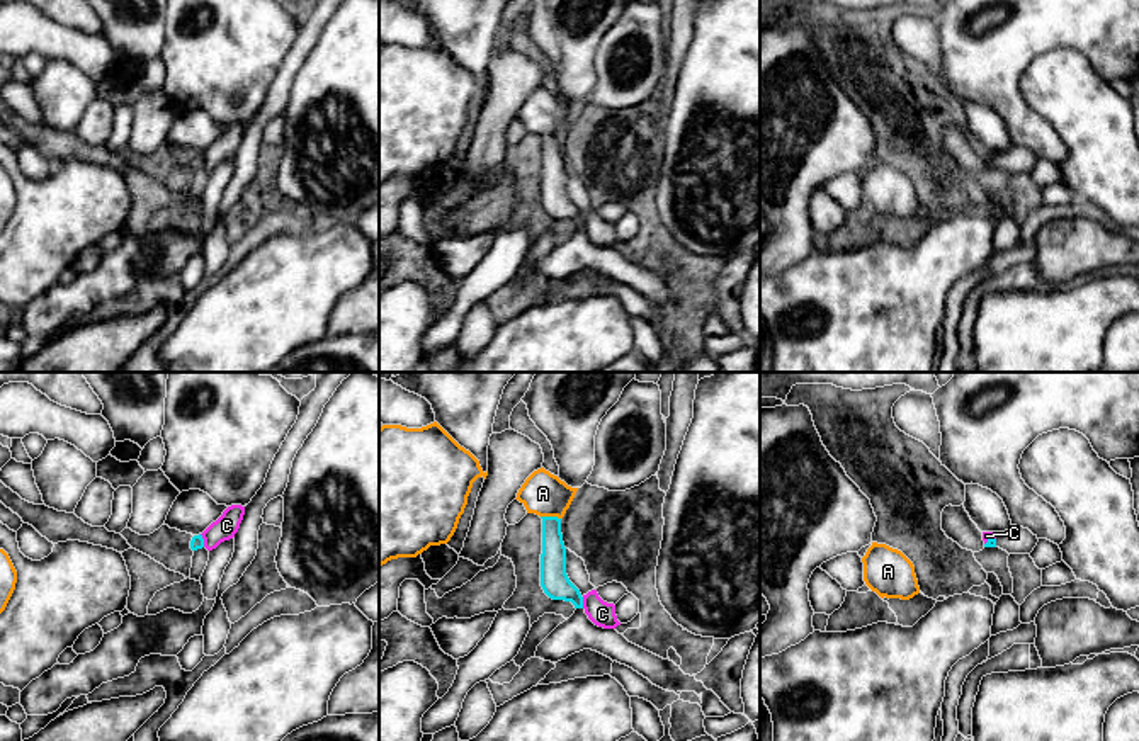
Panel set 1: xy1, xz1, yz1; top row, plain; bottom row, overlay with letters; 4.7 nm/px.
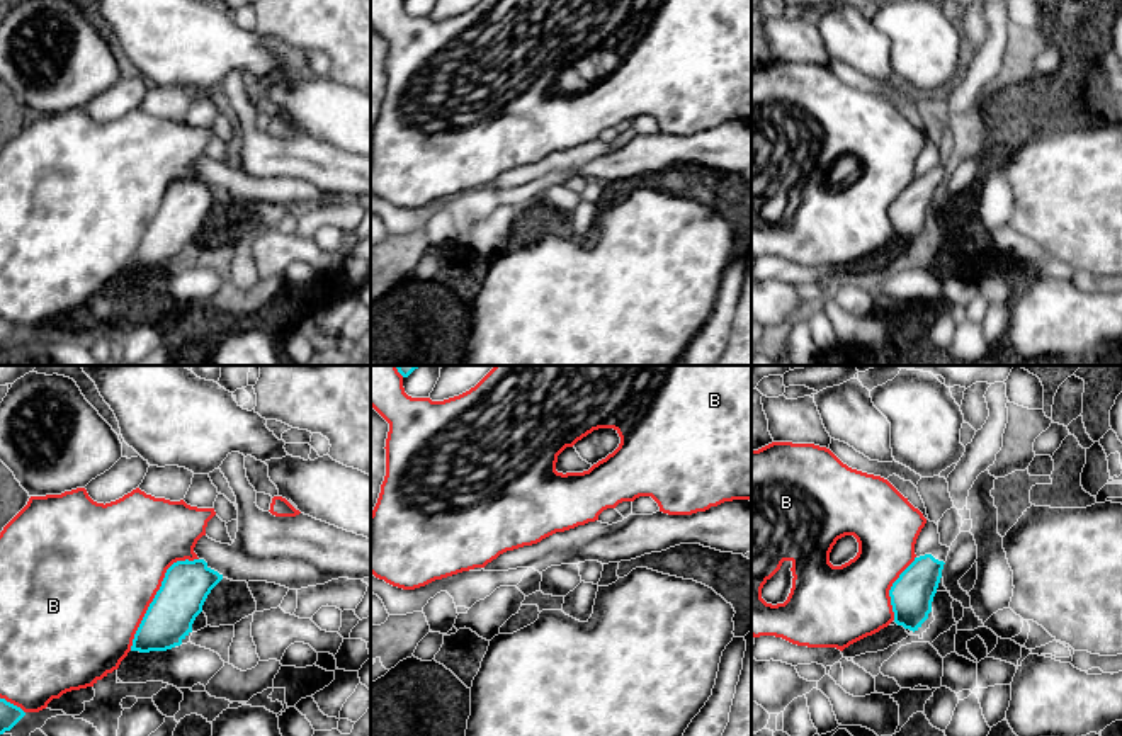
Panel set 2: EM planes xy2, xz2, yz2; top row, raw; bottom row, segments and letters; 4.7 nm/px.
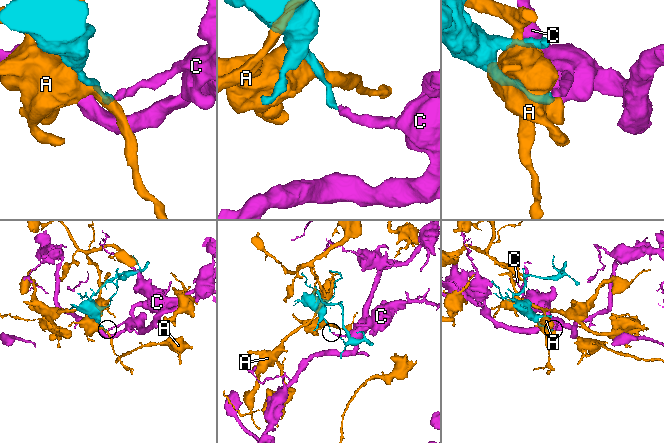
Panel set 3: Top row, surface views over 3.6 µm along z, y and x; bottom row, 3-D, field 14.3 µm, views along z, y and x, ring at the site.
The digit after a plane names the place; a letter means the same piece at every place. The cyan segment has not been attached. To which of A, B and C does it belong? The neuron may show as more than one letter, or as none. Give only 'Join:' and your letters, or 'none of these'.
Join: none of these

